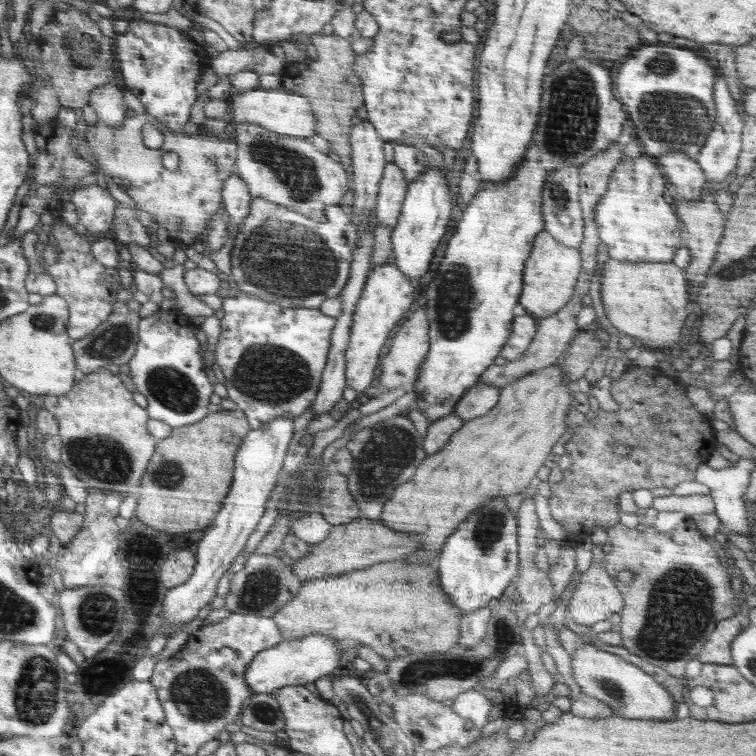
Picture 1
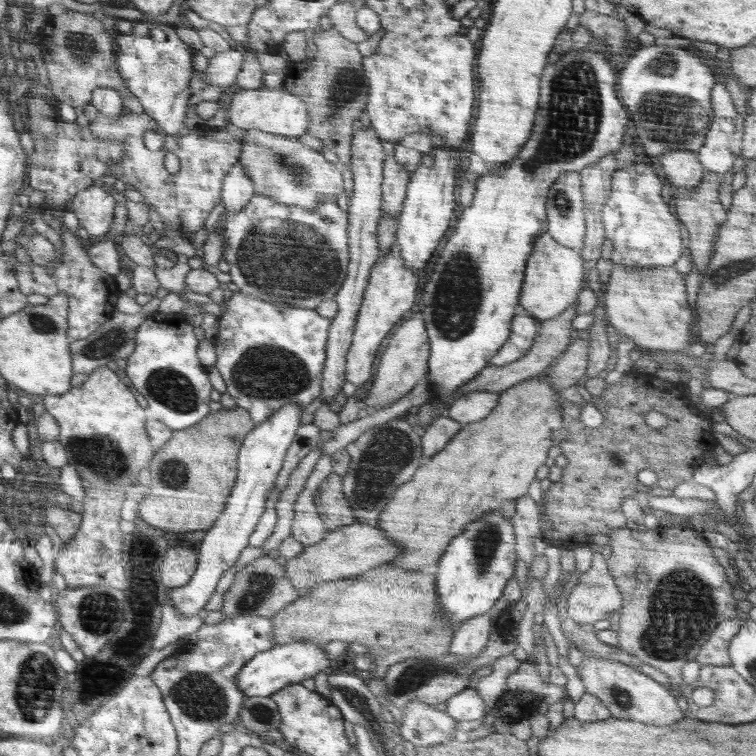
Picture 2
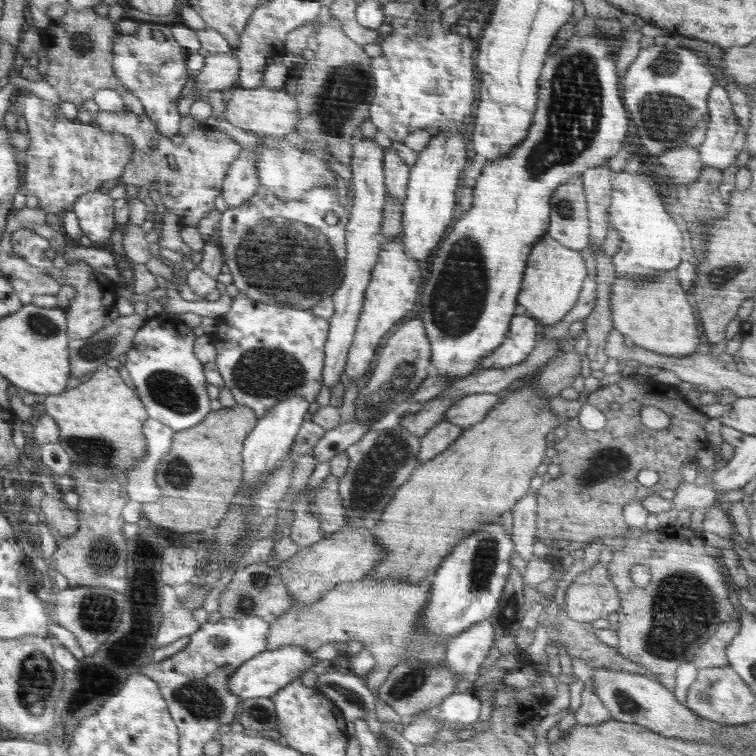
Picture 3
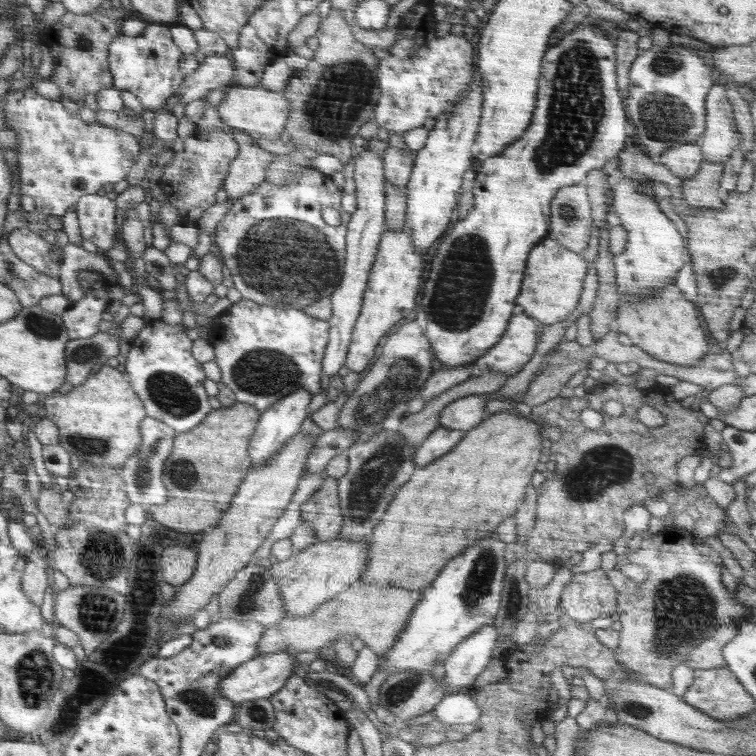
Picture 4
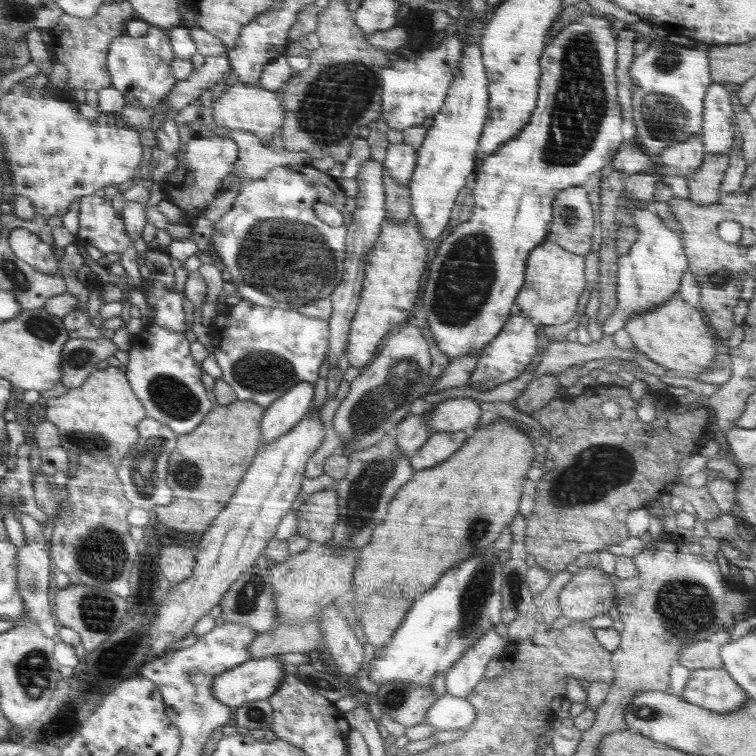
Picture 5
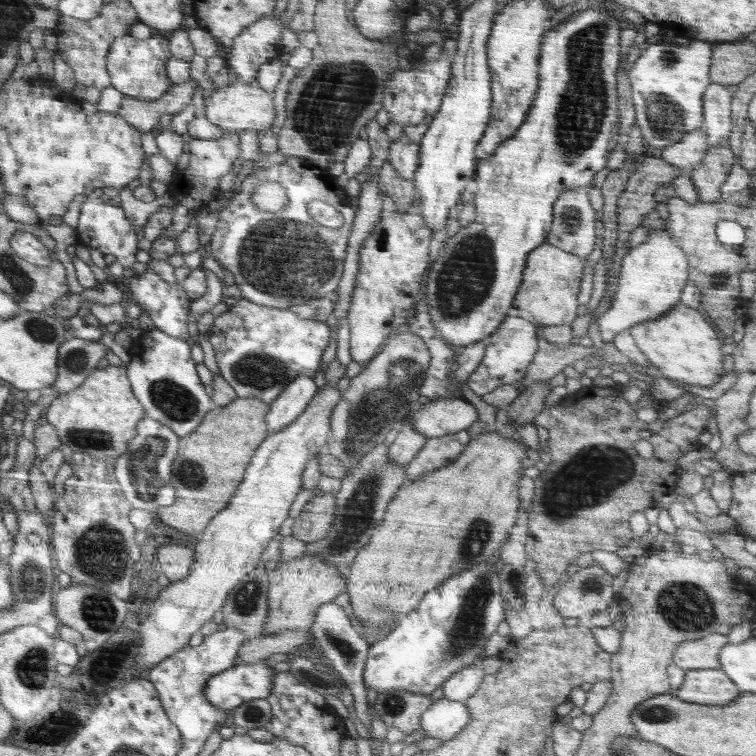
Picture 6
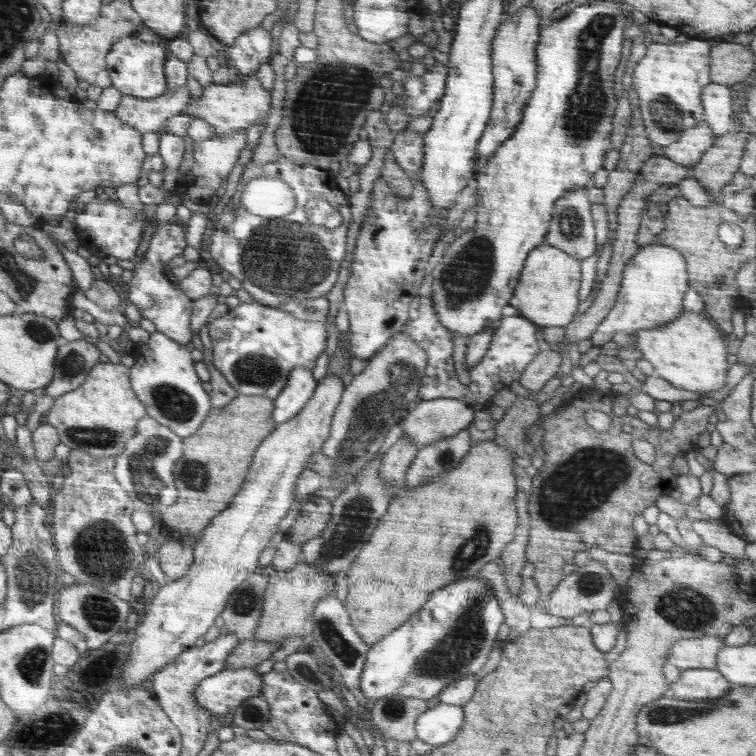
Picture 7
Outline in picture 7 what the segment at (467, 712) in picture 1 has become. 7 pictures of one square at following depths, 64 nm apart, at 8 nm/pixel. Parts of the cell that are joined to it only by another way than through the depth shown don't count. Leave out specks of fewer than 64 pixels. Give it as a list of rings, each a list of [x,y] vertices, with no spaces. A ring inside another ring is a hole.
[[[438,704],[418,719],[416,738],[434,745],[446,744],[456,736],[465,720],[463,706]]]

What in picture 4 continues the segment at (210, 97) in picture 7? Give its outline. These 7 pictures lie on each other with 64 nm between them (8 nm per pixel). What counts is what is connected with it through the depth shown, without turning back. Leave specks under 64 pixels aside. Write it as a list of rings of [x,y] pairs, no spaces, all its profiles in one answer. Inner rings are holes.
[[[241,85],[229,87],[224,100],[217,108],[220,120],[233,130],[238,129],[274,142],[278,139],[280,132],[285,132],[284,126],[287,126],[291,117],[291,102],[282,94],[282,91],[270,92],[260,85],[258,87]]]

